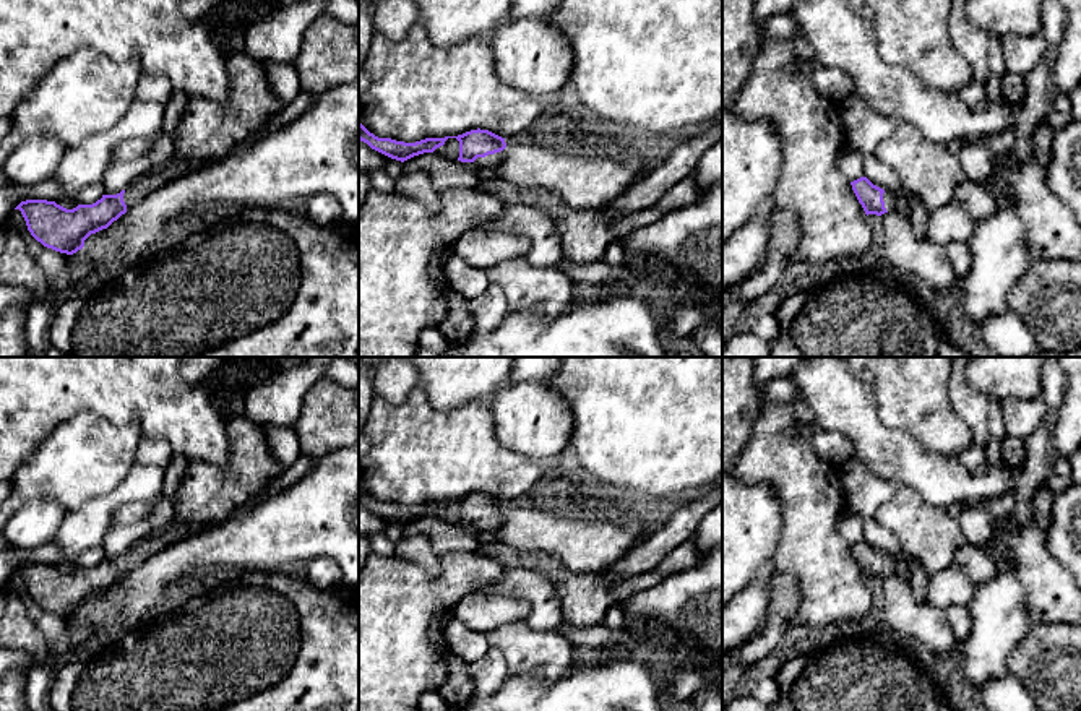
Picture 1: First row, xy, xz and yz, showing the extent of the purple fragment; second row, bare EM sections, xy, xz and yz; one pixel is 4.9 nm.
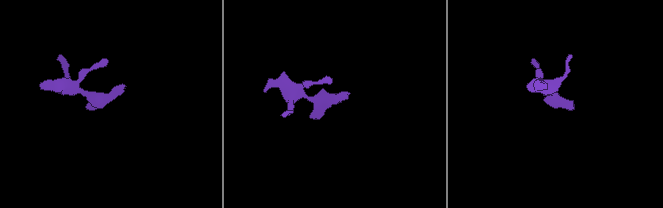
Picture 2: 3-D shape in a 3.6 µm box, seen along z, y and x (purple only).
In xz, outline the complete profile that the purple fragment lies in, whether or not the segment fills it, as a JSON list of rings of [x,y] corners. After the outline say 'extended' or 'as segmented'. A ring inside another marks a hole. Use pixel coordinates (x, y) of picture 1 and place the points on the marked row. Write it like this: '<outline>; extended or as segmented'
[[[359,123],[360,141],[367,143],[372,149],[401,162],[424,153],[433,153],[437,148],[443,146],[448,138],[456,138],[459,141],[458,161],[472,162],[480,169],[497,167],[503,157],[502,151],[506,148],[505,138],[480,128],[458,136],[425,138],[416,143],[404,143],[391,138],[378,138],[362,123]]]; extended

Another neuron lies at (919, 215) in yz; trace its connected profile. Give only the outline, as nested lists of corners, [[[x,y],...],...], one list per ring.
[[[911,195],[911,198],[909,198],[909,206],[911,206],[911,218],[909,219],[911,219],[914,231],[919,235],[927,235],[927,224],[928,224],[930,211],[914,195]]]

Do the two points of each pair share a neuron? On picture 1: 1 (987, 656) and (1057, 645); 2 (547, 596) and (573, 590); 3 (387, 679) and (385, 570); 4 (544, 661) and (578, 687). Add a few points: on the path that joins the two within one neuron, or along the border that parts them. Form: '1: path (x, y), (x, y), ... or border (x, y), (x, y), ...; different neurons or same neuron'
1: border (1033, 625), (1013, 651), (1008, 661), (1008, 672); different neurons
2: border (526, 570), (541, 573), (552, 585), (564, 619); different neurons
3: path (385, 651), (385, 598); same neuron
4: border (572, 667), (554, 680), (526, 672); different neurons

